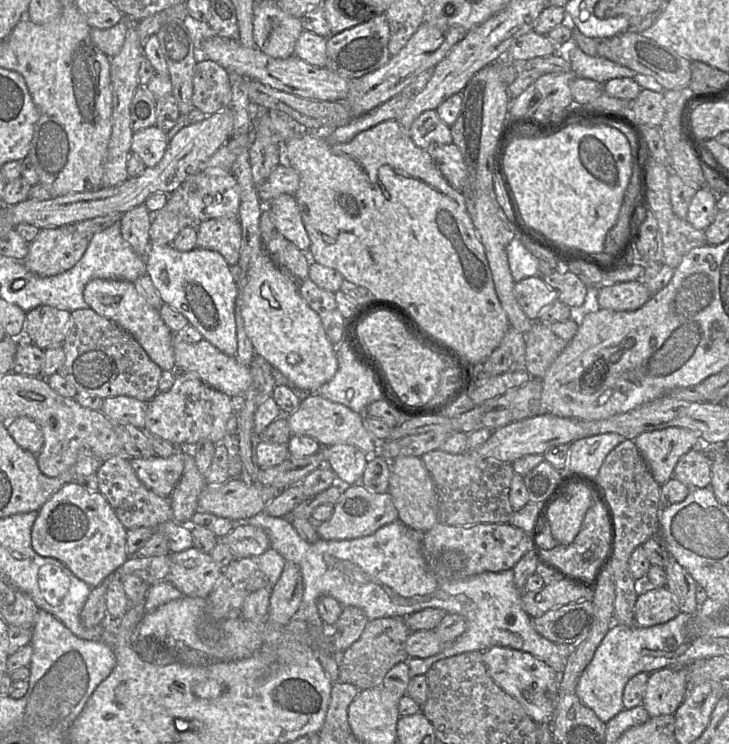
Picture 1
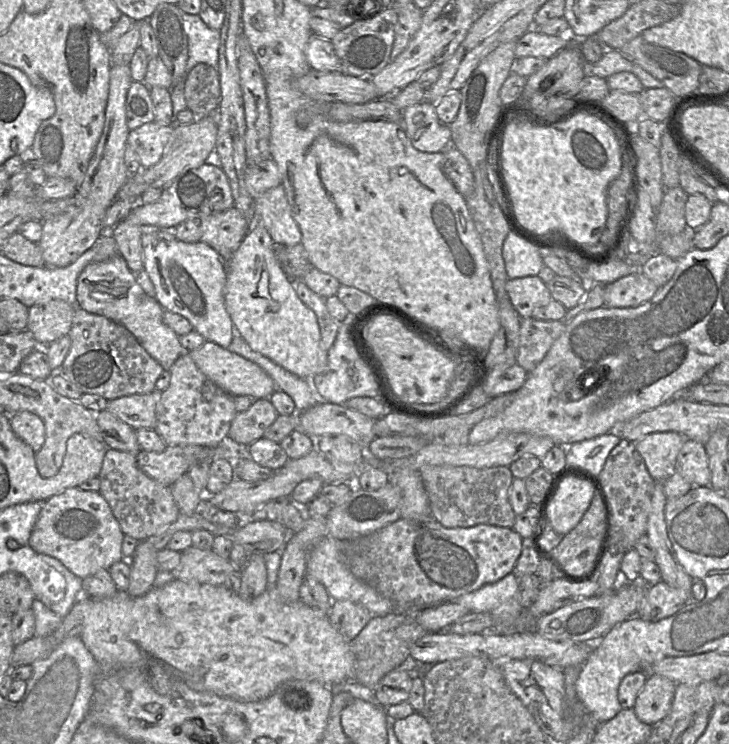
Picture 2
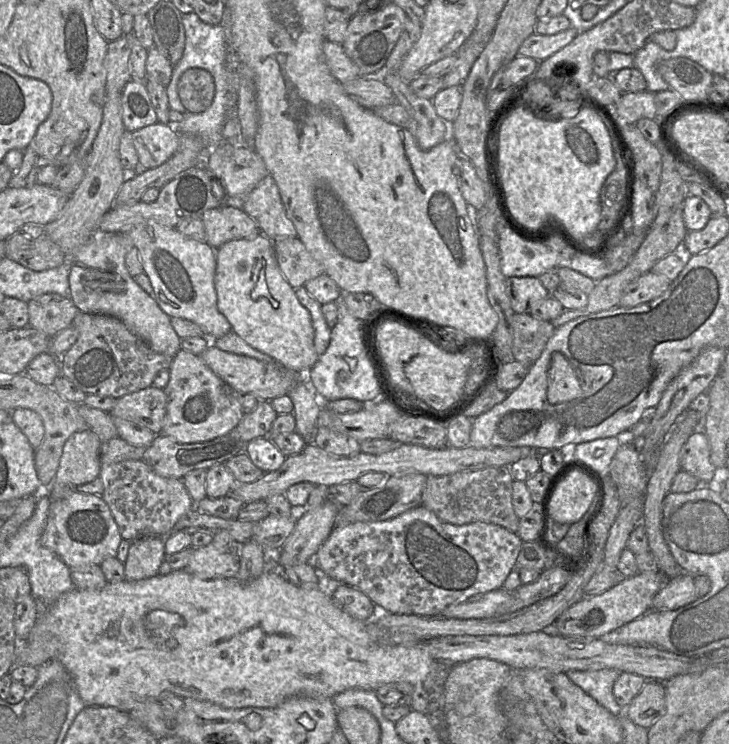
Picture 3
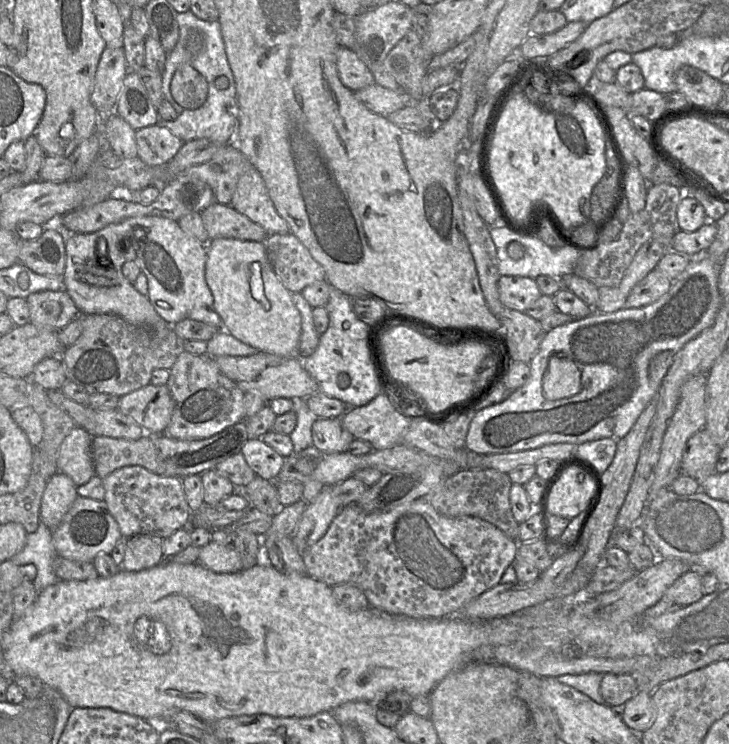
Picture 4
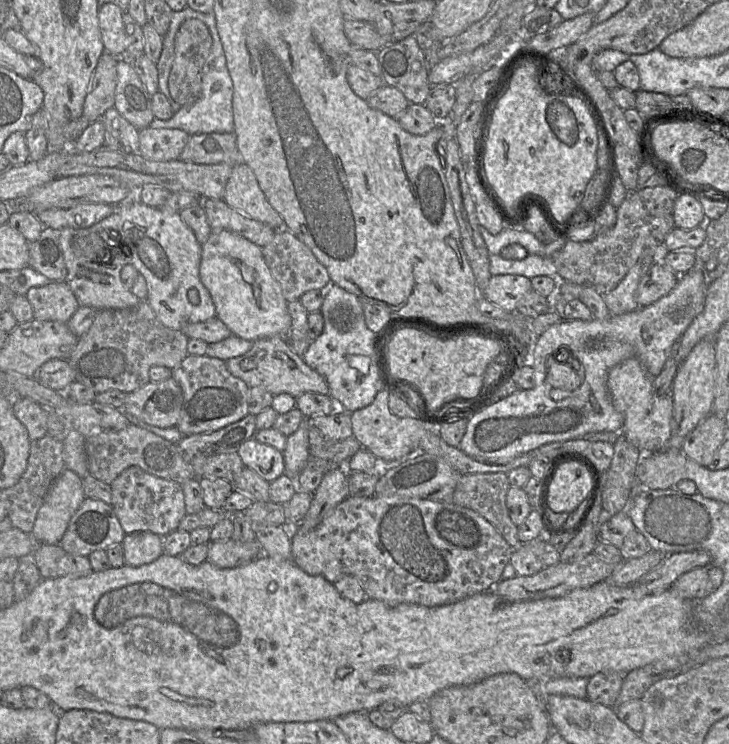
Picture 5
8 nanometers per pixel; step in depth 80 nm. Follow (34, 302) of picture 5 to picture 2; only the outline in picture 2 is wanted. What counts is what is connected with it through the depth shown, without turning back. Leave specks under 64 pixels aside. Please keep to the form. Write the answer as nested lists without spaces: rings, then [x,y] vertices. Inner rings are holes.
[[[58,299],[34,304],[28,308],[27,330],[39,346],[47,346],[69,334],[75,310],[76,307]]]

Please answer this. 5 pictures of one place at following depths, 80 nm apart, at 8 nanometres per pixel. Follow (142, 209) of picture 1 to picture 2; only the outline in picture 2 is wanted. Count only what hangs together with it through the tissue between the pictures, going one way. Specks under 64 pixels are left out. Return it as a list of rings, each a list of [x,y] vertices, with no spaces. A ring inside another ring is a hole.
[[[126,220],[120,221],[111,229],[119,254],[121,254],[129,269],[138,273],[144,269],[143,247],[141,236],[144,228],[128,223]]]

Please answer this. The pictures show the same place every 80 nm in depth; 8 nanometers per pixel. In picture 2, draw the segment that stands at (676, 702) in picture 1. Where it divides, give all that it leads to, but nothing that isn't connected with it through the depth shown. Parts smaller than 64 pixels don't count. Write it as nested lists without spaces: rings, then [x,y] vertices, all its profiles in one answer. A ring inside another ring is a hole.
[[[649,674],[638,694],[633,710],[637,718],[648,725],[656,725],[671,711],[676,684],[670,679]]]

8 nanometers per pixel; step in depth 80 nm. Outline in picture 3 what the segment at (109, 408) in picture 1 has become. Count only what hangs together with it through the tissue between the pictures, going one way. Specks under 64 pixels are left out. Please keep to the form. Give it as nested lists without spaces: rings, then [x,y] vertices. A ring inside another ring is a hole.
[[[152,385],[118,398],[109,413],[113,417],[143,425],[158,435],[162,432],[166,411],[167,397],[164,389]]]

